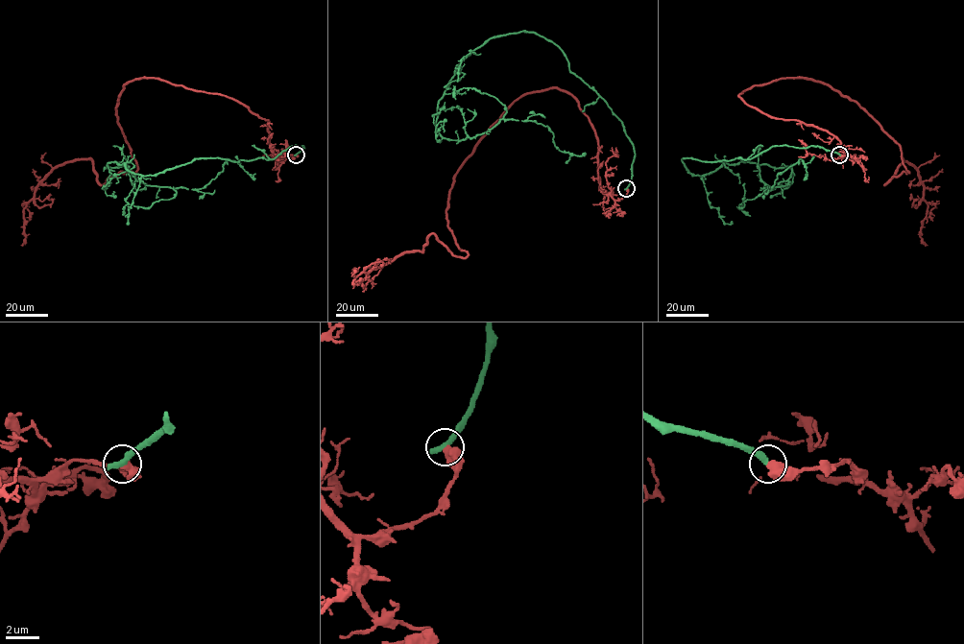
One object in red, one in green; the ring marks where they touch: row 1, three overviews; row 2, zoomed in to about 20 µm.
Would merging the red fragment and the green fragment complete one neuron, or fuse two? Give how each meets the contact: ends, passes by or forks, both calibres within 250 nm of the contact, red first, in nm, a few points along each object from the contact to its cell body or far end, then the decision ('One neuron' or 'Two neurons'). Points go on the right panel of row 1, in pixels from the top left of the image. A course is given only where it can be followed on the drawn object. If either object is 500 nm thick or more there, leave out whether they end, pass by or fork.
Thickness 550 nm (red) against 460 nm. Course of red: (839, 155), (739, 95), (804, 78), (855, 100), (908, 172), (884, 184), (903, 159), (917, 171), (927, 245). Course of green: (839, 155), (785, 145), (682, 159), (695, 175), (740, 161), (790, 166), (771, 189), (800, 159), (806, 174). Two neurons

